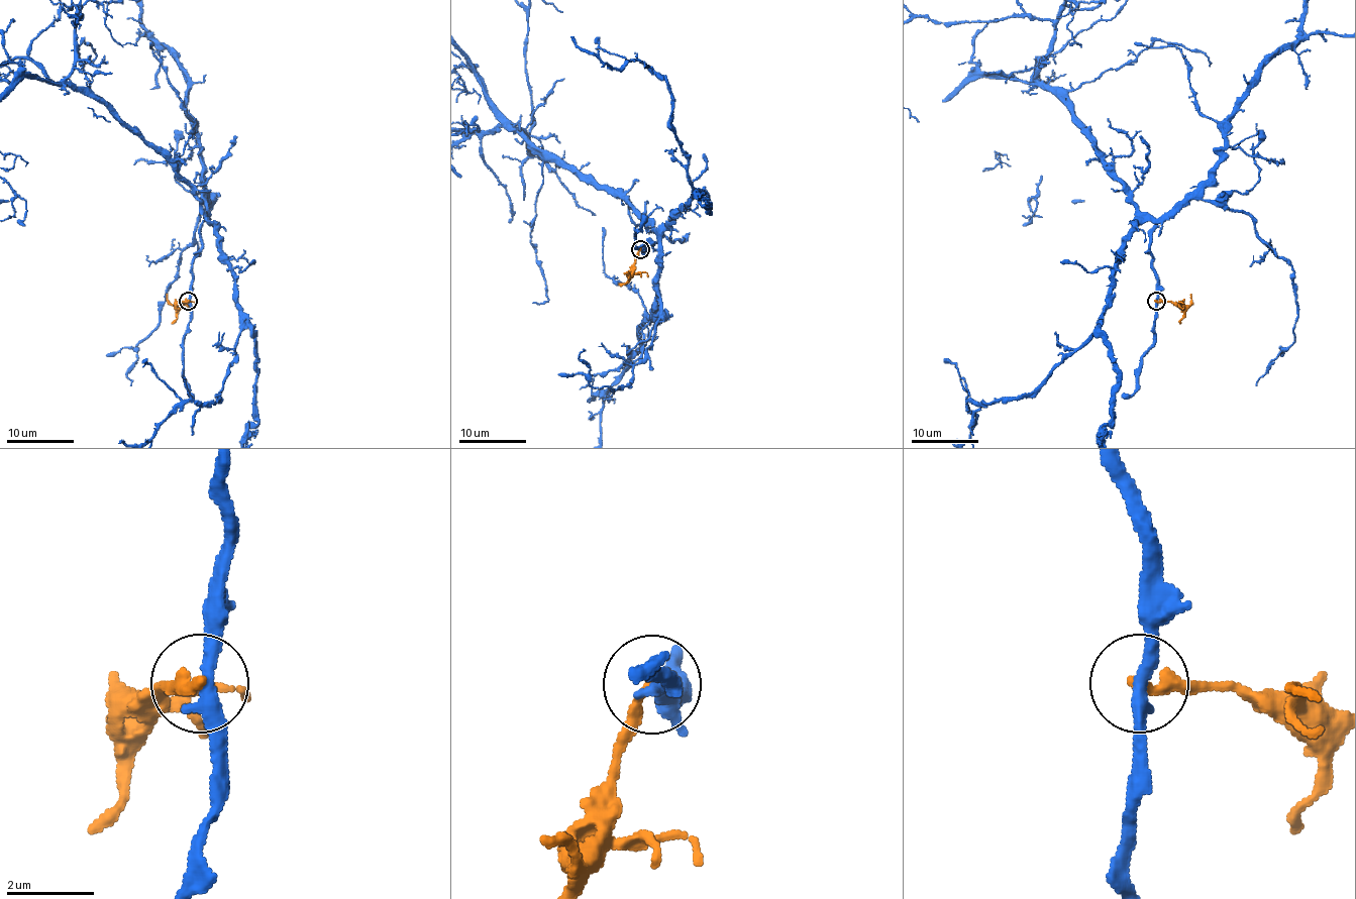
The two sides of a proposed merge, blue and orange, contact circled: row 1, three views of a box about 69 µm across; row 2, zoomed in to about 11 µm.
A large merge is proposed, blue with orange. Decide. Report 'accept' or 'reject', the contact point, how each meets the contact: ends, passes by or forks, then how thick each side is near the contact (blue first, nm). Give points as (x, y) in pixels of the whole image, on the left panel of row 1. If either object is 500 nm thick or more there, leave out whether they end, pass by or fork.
reject; place (188, 301); blue passes by; orange ends; calibres 320 and 280 nm

